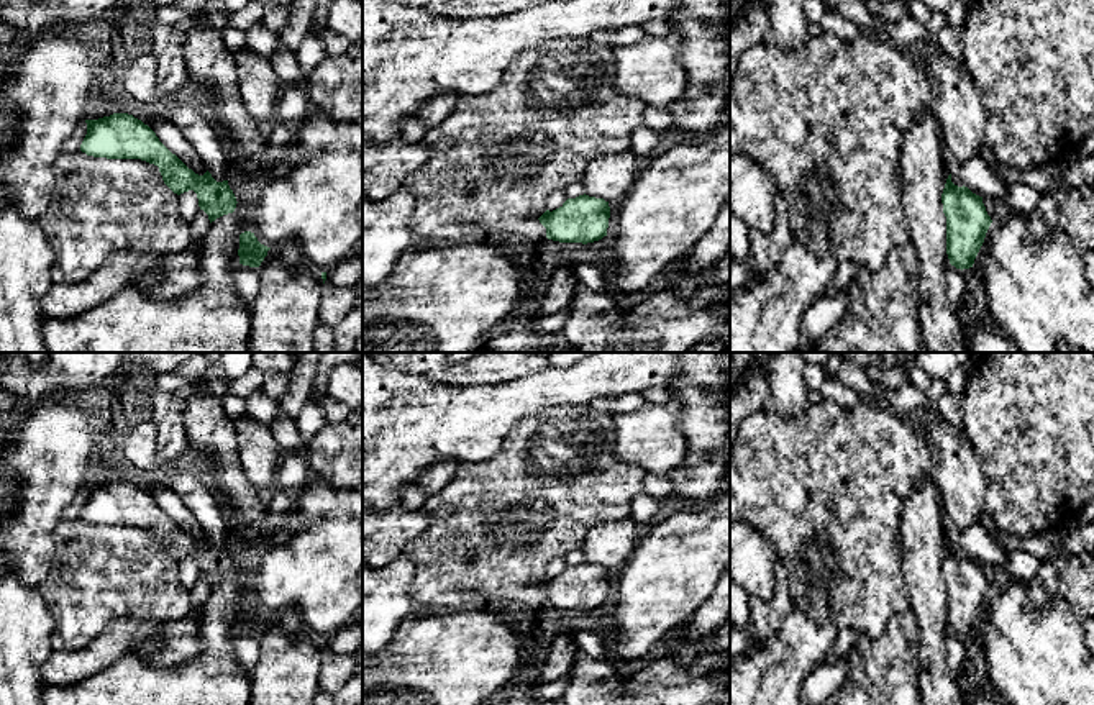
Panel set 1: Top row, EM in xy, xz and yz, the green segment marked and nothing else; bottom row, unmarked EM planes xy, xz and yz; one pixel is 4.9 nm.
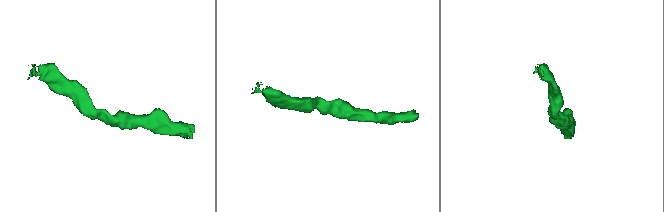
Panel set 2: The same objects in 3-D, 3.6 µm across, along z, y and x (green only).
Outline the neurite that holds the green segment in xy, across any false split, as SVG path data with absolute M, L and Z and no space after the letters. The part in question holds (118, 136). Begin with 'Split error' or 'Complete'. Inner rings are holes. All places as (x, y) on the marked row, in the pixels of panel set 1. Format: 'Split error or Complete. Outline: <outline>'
Complete. Outline: M113 113L98 120L85 120L87 134L80 151L93 157L141 159L159 167L164 184L177 195L194 190L198 207L210 223L233 213L236 197L228 180L217 182L207 171L203 175L189 169L172 154L141 120L128 113Z

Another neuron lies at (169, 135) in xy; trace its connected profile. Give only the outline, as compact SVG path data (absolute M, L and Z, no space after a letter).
M157 115L157 120L149 128L156 133L159 141L189 169L192 169L198 175L203 175L207 172L203 161L198 157L192 144L184 138L184 134L174 123Z

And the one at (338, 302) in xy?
M341 287L333 290L325 290L318 321L320 325L336 326L353 308L356 307L356 290L354 287Z

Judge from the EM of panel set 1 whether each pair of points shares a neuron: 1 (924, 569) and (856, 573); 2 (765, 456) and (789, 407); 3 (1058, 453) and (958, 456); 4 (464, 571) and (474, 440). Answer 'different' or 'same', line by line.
1: different
2: different
3: different
4: different

